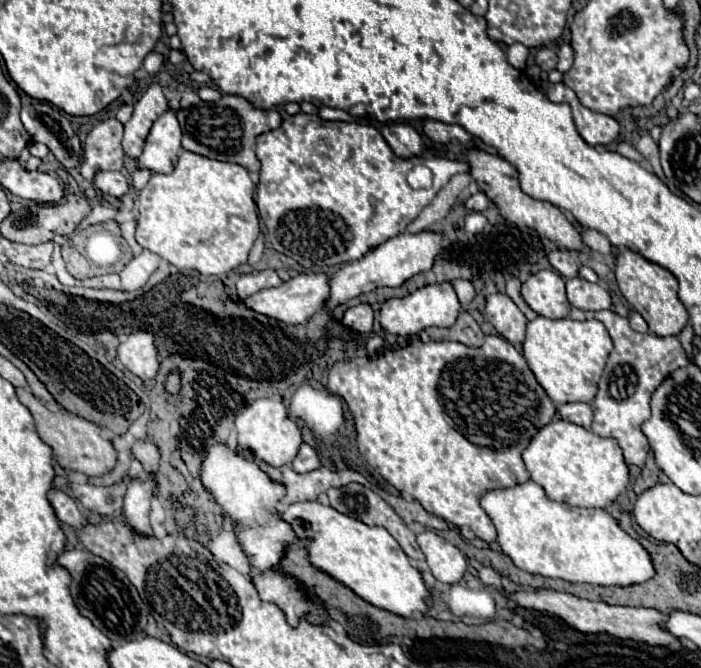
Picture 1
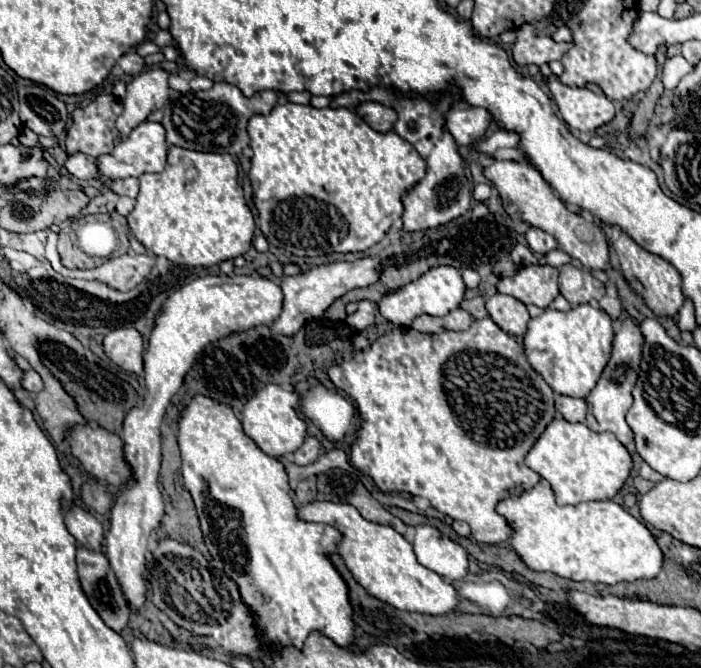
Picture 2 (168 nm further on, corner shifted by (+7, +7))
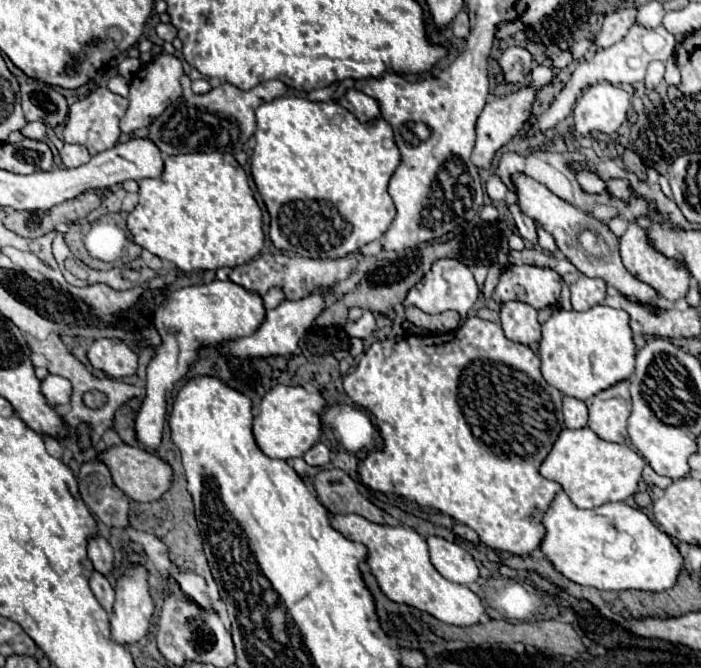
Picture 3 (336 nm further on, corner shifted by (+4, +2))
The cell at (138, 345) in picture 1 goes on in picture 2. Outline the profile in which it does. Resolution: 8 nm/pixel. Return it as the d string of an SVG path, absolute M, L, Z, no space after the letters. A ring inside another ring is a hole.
M114 329L104 337L102 345L104 345L106 357L112 363L116 363L120 369L136 375L144 371L144 365L142 365L144 343L136 329Z

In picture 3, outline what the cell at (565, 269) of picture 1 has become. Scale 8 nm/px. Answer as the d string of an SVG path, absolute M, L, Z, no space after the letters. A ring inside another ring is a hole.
M511 204L511 212L513 212L513 218L515 218L515 224L517 224L521 238L529 240L531 244L537 246L537 226L535 226L535 222L531 218L527 218L525 214L521 214L517 204Z

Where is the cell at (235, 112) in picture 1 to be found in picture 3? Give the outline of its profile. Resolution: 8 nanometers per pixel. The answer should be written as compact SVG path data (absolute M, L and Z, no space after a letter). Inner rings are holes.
M269 80L255 86L251 92L243 92L231 84L221 84L207 94L191 94L175 100L169 108L149 126L149 138L159 146L163 154L185 152L229 152L243 150L247 140L255 132L255 110L275 98L285 96L287 88L279 80Z

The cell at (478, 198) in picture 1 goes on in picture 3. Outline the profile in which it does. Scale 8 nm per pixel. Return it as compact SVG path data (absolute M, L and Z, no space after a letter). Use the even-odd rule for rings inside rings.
M491 176L489 180L487 180L487 194L489 194L489 198L493 200L493 202L499 202L499 200L503 200L503 196L505 196L505 192L507 192L507 188L505 188L505 184L497 178L497 176Z

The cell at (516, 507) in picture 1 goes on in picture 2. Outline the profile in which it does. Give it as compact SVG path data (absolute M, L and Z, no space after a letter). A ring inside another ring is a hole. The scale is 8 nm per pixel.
M546 479L518 497L500 501L498 513L514 527L512 549L534 571L550 571L572 581L616 585L620 581L652 579L664 563L656 537L622 505L616 501L558 505Z

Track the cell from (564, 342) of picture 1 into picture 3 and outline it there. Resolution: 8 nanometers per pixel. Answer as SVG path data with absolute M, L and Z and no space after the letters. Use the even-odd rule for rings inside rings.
M601 304L585 312L555 310L555 314L541 326L539 358L541 374L551 386L565 396L587 400L633 374L635 344L629 328L629 314Z

